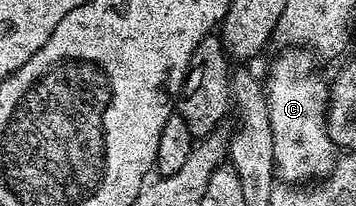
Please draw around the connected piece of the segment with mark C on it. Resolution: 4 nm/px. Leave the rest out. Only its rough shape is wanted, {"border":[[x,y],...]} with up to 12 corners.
{"border":[[310,52],[265,77],[275,172],[330,173],[329,85]]}

